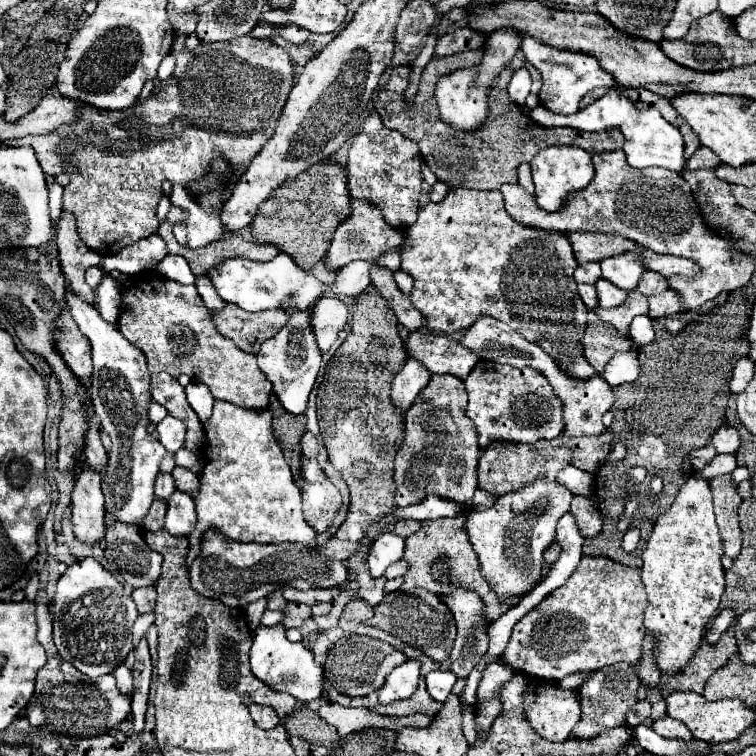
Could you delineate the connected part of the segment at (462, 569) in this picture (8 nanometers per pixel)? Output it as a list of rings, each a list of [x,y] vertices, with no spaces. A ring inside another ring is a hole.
[[[463,510],[463,512],[459,512],[455,518],[427,520],[427,522],[421,524],[419,532],[415,532],[413,536],[407,538],[407,548],[405,548],[403,558],[409,564],[409,572],[405,574],[405,584],[403,584],[401,590],[407,592],[407,590],[413,590],[413,588],[425,588],[425,590],[435,592],[439,596],[451,594],[451,590],[457,588],[457,586],[467,588],[467,590],[475,590],[481,596],[481,600],[485,602],[485,618],[489,622],[493,622],[513,606],[513,600],[509,600],[509,604],[501,604],[501,600],[497,600],[497,596],[493,596],[493,590],[489,588],[489,584],[485,584],[485,578],[481,576],[479,560],[473,552],[473,546],[469,544],[469,536],[465,536],[465,516],[469,516],[469,512],[467,510]],[[439,562],[447,564],[449,586],[443,586],[431,574],[431,568]]]

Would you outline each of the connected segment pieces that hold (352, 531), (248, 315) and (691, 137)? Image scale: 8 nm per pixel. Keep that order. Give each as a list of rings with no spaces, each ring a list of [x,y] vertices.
[[[371,290],[357,294],[351,310],[353,328],[343,346],[339,346],[327,362],[323,382],[317,388],[319,428],[329,460],[351,490],[347,520],[325,544],[325,552],[331,560],[347,560],[347,556],[357,552],[365,528],[369,528],[377,516],[395,512],[393,460],[405,438],[405,416],[397,412],[397,406],[391,400],[393,376],[407,360],[397,316],[385,298]]]
[[[225,304],[225,308],[213,314],[217,330],[231,338],[237,348],[243,352],[259,352],[259,346],[273,338],[287,322],[289,314],[285,310],[263,310],[263,312],[245,312],[235,304]]]
[[[681,124],[679,126],[679,130],[681,130],[681,134],[683,134],[683,140],[685,140],[685,162],[693,156],[693,152],[701,146],[701,142],[699,142],[699,138],[697,138],[697,134],[689,128],[689,124]]]

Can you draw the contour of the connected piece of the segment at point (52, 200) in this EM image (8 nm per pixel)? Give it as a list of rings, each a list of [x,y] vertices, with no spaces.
[[[55,180],[47,182],[47,190],[49,190],[49,208],[51,208],[51,216],[53,216],[53,228],[57,224],[57,218],[61,214],[61,196],[63,196],[63,186],[57,184]]]

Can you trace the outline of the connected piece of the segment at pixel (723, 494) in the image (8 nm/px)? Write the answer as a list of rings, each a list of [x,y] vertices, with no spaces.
[[[725,474],[711,478],[709,486],[713,494],[723,552],[725,556],[735,558],[741,552],[741,528],[737,520],[737,508],[741,504],[741,496],[737,494],[737,484],[733,482],[731,474]]]

